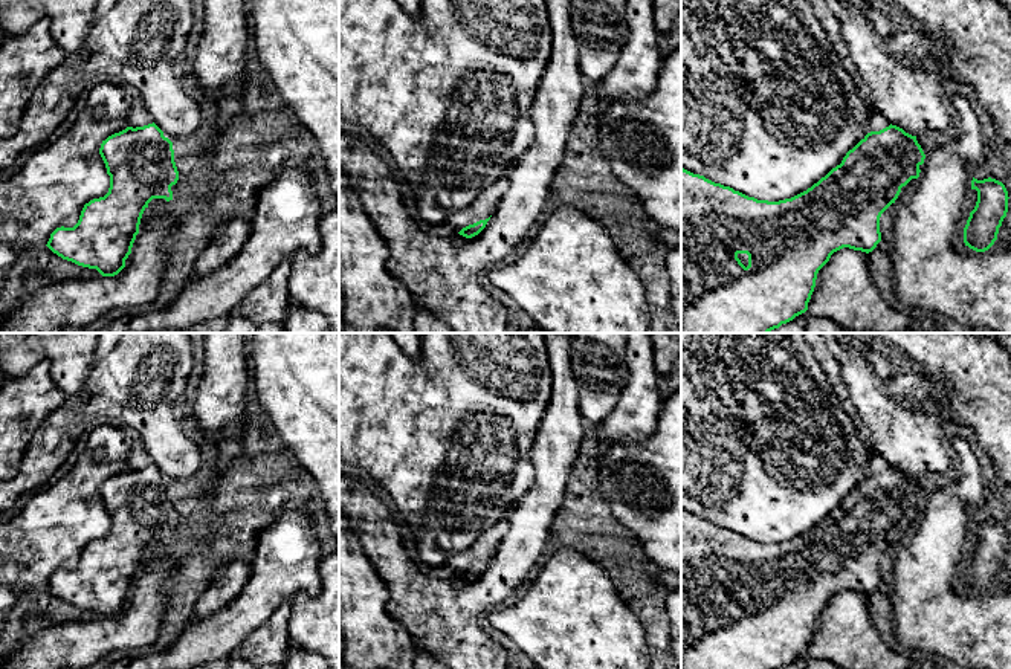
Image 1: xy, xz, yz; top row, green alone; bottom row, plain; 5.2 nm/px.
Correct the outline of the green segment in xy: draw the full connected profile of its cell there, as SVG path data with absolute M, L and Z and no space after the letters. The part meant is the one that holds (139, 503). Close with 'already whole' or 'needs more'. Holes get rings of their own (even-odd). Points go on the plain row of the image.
M153 464L125 472L102 483L99 496L110 518L110 530L104 539L84 547L73 570L57 570L47 590L78 608L96 611L102 619L115 619L125 609L133 585L139 576L144 553L153 541L173 542L171 528L179 522L173 484Z; already whole

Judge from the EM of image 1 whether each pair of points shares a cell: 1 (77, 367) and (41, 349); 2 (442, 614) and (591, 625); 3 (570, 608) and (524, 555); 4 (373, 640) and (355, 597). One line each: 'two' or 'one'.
1: one
2: two
3: two
4: one

